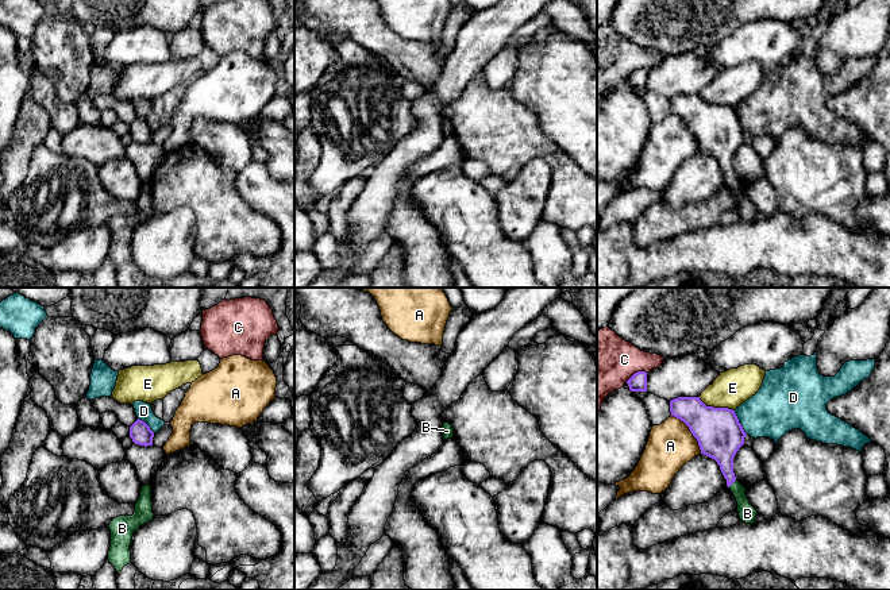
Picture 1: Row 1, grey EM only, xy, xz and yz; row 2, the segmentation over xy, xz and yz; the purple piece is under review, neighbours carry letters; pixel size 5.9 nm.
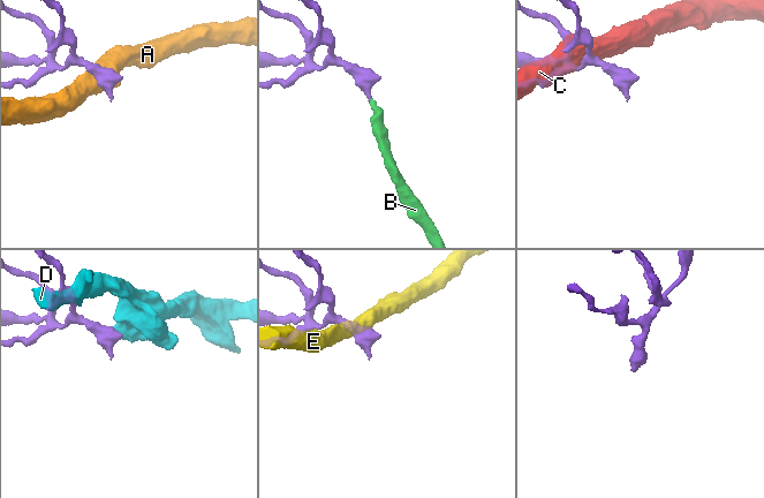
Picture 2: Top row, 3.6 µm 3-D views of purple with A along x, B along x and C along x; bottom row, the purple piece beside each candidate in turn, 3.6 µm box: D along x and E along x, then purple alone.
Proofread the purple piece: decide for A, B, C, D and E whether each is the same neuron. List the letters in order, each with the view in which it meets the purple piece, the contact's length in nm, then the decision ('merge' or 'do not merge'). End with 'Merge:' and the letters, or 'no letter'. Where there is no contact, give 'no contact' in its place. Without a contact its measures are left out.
A: contact in yz; length 300 nm; do not merge
B: contact in yz; length 70 nm; merge
C: contact in yz; length 140 nm; do not merge
D: contact in yz; length 170 nm; do not merge
E: contact in yz; length 240 nm; do not merge
Merge: B

